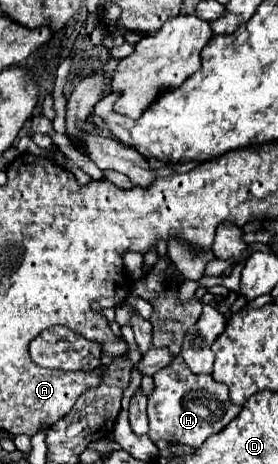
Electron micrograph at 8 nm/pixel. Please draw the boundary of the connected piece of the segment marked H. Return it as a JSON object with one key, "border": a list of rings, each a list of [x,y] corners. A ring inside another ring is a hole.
{"border":[[[182,357],[174,359],[168,367],[154,375],[156,389],[148,397],[148,421],[150,439],[164,439],[174,445],[200,447],[210,435],[222,431],[238,413],[240,405],[234,405],[228,397],[228,387],[214,381],[212,375],[190,373]]]}

